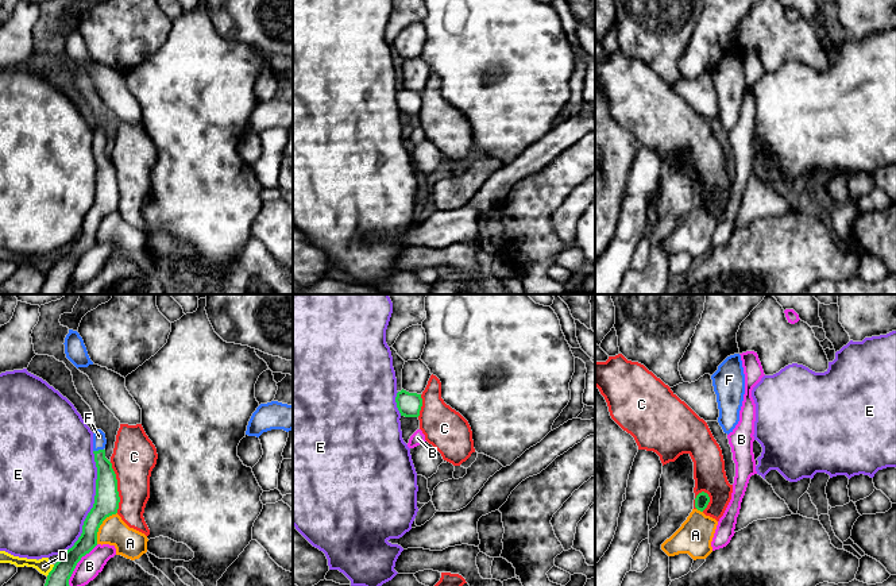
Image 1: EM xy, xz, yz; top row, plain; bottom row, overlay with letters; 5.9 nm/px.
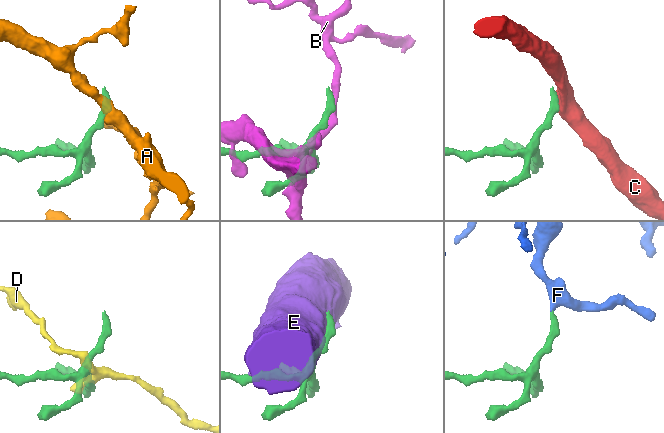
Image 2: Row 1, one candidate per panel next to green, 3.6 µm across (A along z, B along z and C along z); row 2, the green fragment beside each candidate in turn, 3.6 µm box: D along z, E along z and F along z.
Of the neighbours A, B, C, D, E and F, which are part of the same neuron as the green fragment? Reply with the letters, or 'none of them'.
F

